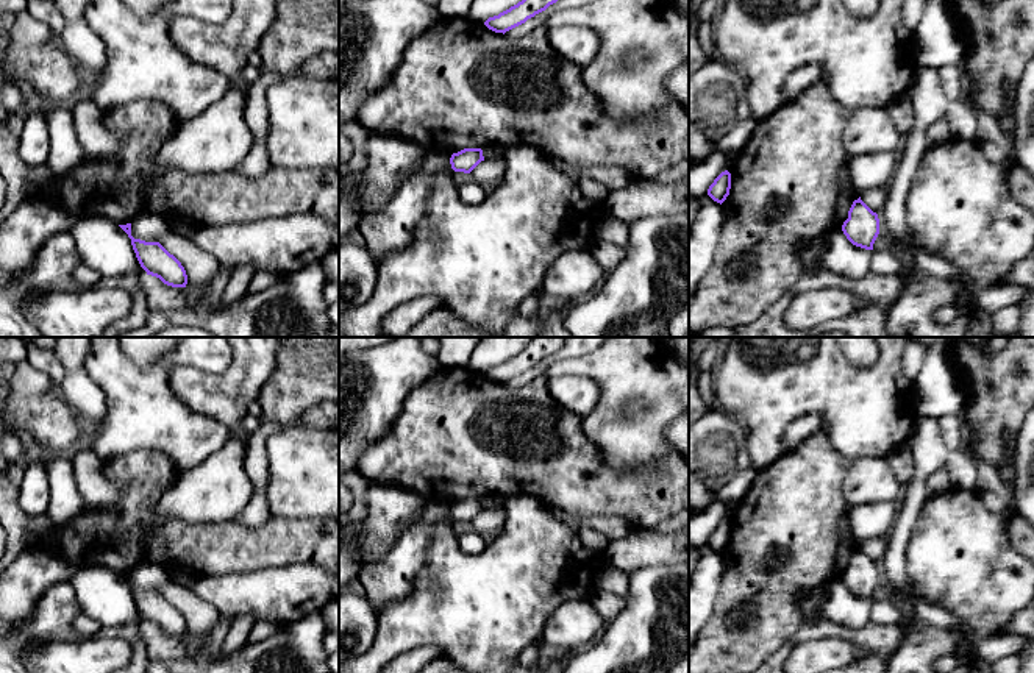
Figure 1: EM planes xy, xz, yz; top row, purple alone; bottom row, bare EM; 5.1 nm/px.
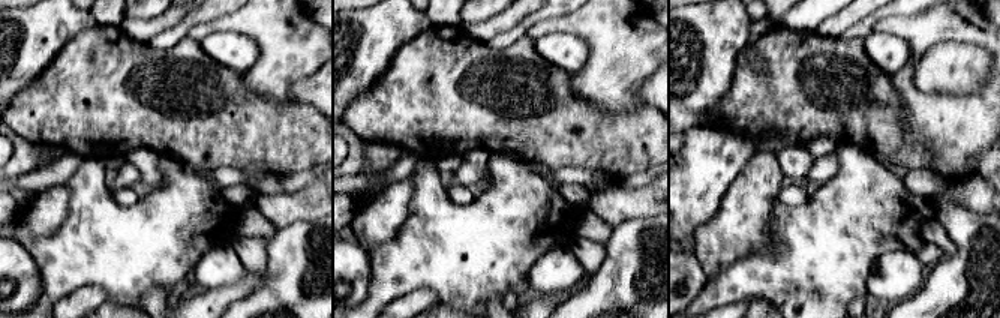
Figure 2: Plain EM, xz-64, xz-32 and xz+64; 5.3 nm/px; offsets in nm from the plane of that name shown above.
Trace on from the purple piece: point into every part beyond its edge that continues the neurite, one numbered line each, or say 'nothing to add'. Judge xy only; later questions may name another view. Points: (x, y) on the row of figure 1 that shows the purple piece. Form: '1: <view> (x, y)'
nothing to add

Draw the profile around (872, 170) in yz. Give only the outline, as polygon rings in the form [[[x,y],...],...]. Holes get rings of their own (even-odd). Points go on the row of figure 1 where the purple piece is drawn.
[[[900,150],[850,158],[853,189],[862,195],[875,187],[889,187],[900,159]]]

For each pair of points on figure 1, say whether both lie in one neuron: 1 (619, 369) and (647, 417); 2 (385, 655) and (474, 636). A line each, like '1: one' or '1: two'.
1: one
2: one

